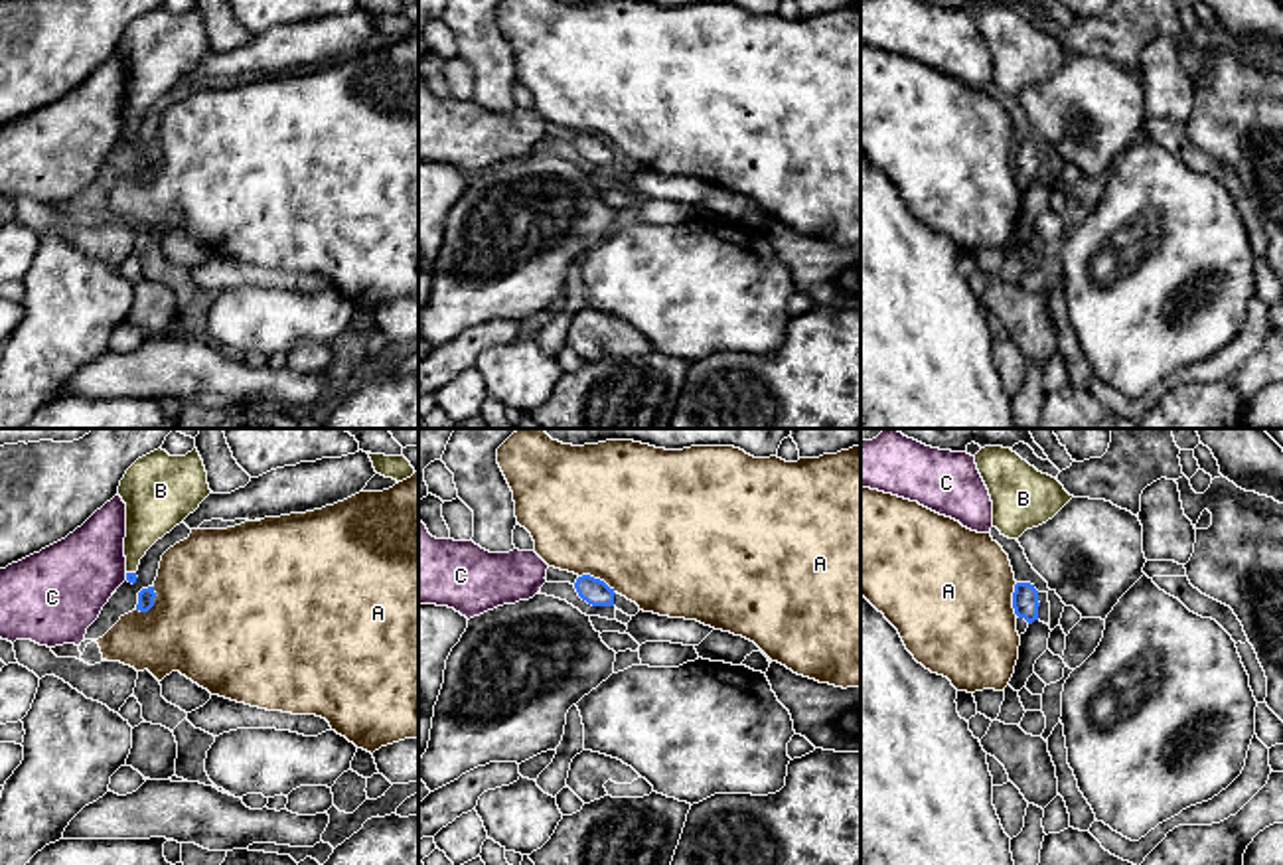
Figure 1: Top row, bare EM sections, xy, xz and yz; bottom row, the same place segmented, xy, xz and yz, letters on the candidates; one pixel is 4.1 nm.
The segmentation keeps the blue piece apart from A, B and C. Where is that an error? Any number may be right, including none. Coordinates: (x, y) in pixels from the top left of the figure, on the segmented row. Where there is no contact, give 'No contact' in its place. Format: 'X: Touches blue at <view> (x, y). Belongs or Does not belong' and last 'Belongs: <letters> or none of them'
A: Touches blue at xz (597, 579). Does not belong
B: Touches blue at xy (131, 573). Belongs
C: Touches blue at xy (127, 577). Does not belong
Belongs: B

